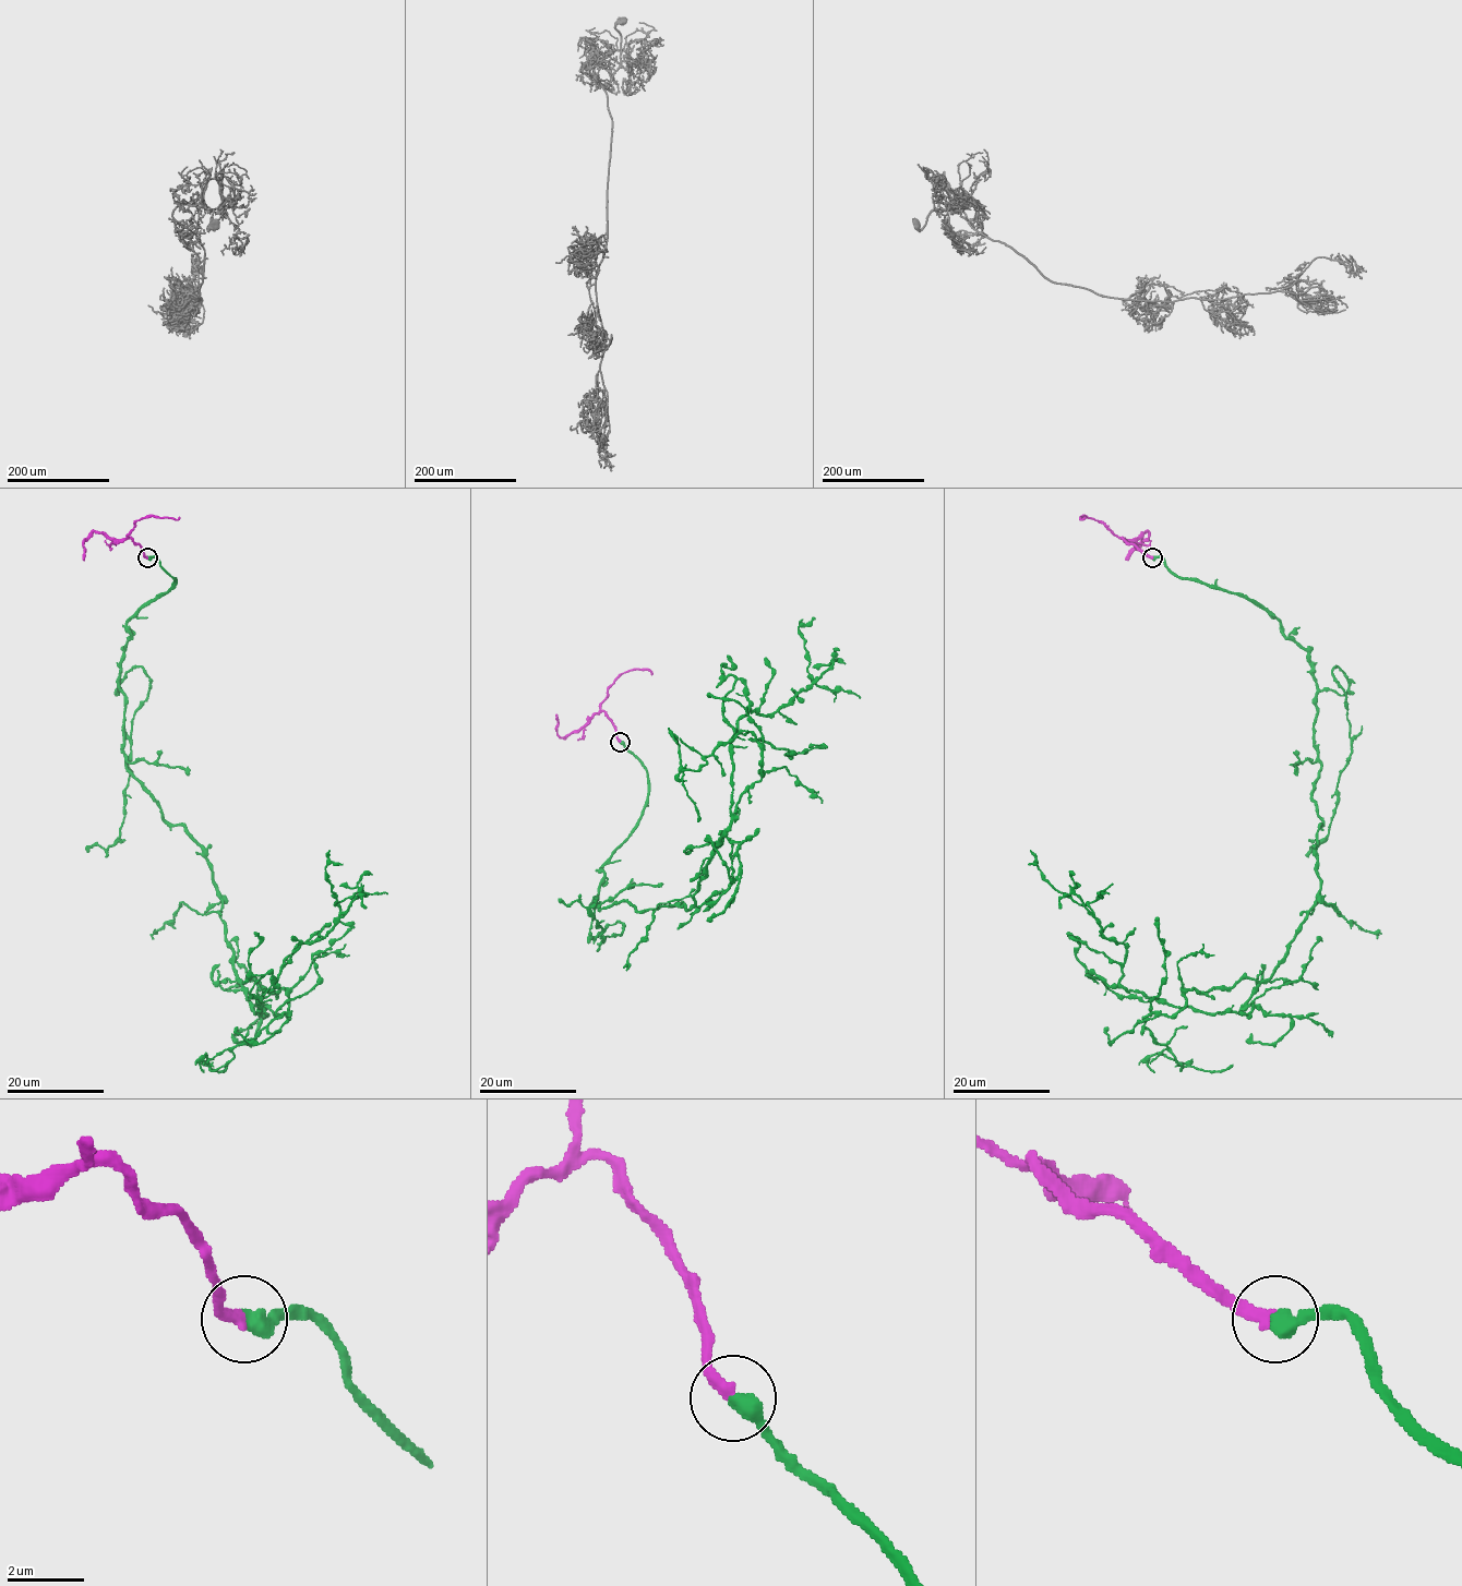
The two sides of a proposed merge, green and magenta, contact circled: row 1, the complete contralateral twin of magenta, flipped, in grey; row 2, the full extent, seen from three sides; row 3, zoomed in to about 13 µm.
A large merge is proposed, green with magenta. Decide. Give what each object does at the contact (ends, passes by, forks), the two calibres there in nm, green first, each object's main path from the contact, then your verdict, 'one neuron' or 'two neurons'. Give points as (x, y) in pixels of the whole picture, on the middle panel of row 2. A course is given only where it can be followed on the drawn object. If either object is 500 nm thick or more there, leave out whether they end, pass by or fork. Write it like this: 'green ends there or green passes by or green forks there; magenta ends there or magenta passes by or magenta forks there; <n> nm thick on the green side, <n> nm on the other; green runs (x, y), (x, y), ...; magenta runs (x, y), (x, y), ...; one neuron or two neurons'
green ends there; magenta ends there; 460 nm thick on the green side, 280 nm on the other; green runs (620, 742), (648, 796), (591, 905), (688, 909), (731, 819), (738, 721), (813, 683), (798, 628), (814, 617); magenta runs (620, 742), (616, 728), (604, 711), (596, 712), (576, 731), (561, 737), (555, 713); one neuron

